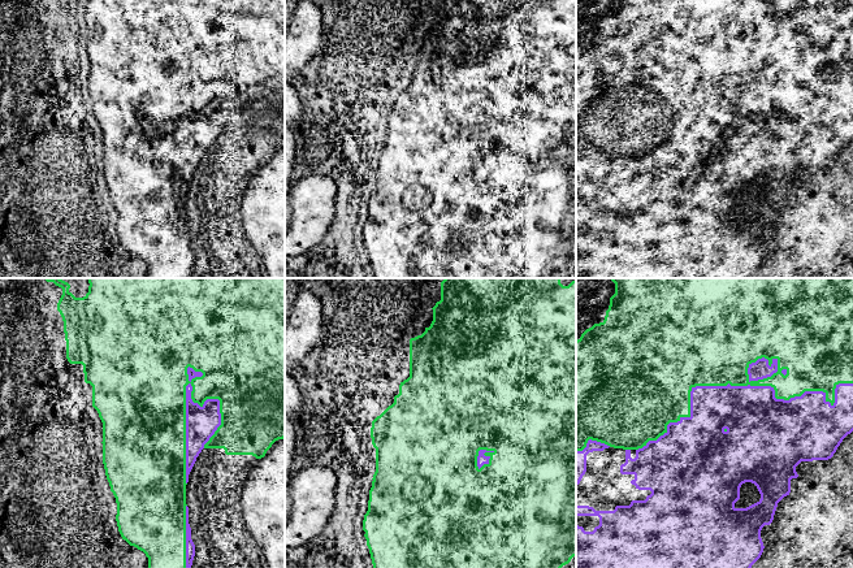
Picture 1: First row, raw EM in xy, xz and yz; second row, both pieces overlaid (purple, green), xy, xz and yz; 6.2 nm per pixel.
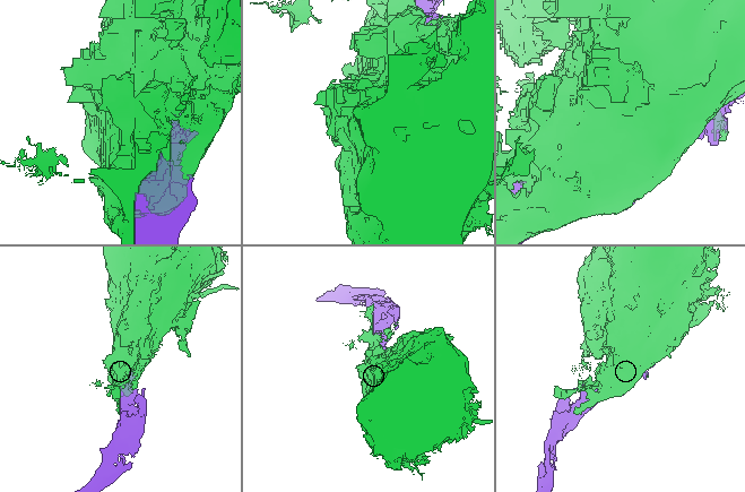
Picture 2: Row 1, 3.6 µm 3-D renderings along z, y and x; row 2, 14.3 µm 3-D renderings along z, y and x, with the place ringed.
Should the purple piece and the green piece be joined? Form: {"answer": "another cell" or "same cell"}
{"answer": "same cell"}

